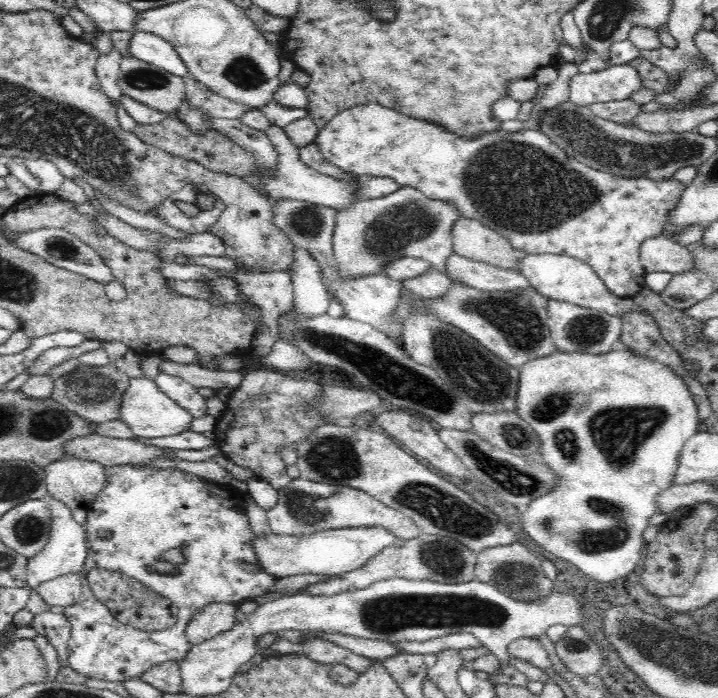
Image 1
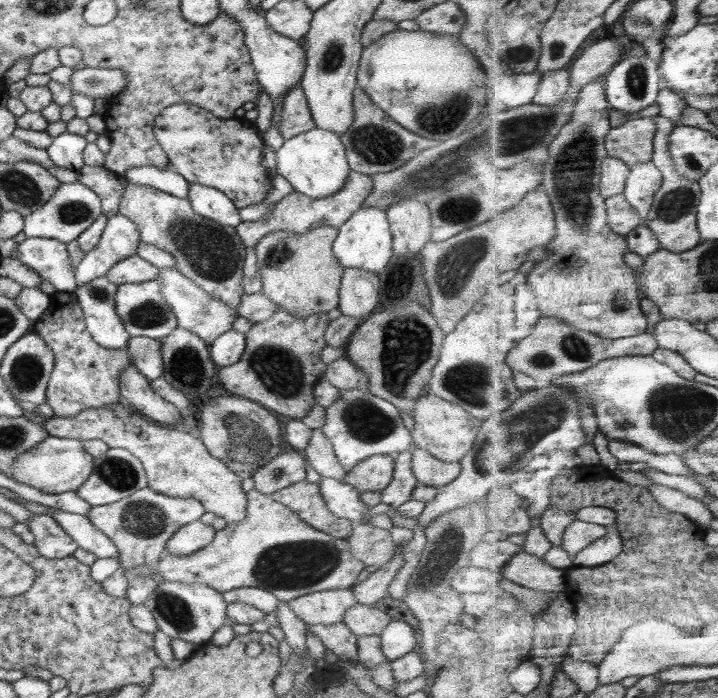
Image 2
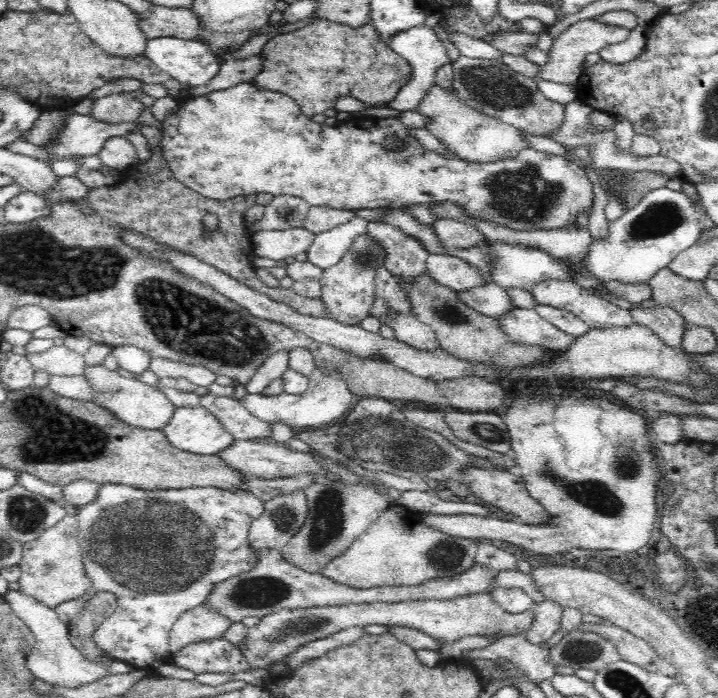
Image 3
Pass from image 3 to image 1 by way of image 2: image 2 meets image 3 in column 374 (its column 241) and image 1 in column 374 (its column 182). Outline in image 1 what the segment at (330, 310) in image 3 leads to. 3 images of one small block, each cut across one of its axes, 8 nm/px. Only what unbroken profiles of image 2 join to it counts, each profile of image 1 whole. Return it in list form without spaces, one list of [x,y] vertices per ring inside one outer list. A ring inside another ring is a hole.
[[[399,188],[397,192],[376,199],[362,199],[348,209],[338,212],[333,234],[333,253],[337,262],[337,272],[343,280],[360,278],[370,274],[385,274],[384,268],[402,258],[411,256],[422,258],[440,272],[446,273],[446,260],[453,253],[452,230],[456,220],[460,218],[456,207],[442,200],[428,199],[414,188]]]

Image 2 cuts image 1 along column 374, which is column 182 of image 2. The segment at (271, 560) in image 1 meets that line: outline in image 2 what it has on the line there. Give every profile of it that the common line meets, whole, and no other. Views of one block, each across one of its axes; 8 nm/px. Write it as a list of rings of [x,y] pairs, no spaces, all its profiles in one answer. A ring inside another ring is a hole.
[[[202,521],[191,522],[181,526],[167,542],[166,552],[174,556],[195,553],[208,546],[215,537],[215,530]]]

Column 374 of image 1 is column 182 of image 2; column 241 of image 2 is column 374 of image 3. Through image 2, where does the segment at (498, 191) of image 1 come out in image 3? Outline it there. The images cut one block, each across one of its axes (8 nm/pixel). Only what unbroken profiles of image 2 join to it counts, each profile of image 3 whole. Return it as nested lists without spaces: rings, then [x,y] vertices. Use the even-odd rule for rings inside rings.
[[[253,82],[180,99],[180,110],[161,124],[160,147],[174,177],[192,191],[212,200],[268,193],[273,197],[294,196],[306,200],[310,206],[352,211],[402,209],[450,202],[475,218],[483,218],[514,231],[550,231],[571,226],[576,223],[580,212],[590,214],[595,200],[594,186],[585,170],[577,162],[560,155],[526,147],[506,160],[490,164],[467,162],[450,150],[447,155],[442,155],[425,148],[410,134],[406,124],[398,121],[398,117],[379,120],[364,116],[357,120],[353,117],[342,122],[330,122],[325,127],[306,116],[291,96],[258,88]],[[391,134],[402,142],[396,150],[382,146],[384,138]]]

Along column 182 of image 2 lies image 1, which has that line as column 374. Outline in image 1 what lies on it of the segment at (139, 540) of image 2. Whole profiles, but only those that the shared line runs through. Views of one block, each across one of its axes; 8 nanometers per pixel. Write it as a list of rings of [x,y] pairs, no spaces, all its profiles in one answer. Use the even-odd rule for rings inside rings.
[[[292,479],[288,486],[278,489],[278,502],[267,510],[271,532],[278,536],[301,536],[344,527],[379,526],[392,532],[397,539],[416,538],[421,530],[402,511],[390,508],[367,492],[344,486],[334,486],[306,480]]]

